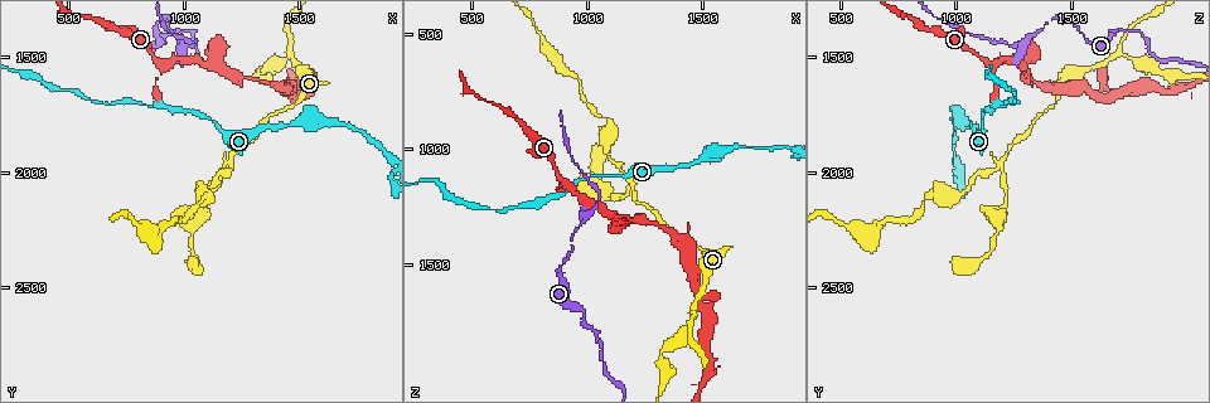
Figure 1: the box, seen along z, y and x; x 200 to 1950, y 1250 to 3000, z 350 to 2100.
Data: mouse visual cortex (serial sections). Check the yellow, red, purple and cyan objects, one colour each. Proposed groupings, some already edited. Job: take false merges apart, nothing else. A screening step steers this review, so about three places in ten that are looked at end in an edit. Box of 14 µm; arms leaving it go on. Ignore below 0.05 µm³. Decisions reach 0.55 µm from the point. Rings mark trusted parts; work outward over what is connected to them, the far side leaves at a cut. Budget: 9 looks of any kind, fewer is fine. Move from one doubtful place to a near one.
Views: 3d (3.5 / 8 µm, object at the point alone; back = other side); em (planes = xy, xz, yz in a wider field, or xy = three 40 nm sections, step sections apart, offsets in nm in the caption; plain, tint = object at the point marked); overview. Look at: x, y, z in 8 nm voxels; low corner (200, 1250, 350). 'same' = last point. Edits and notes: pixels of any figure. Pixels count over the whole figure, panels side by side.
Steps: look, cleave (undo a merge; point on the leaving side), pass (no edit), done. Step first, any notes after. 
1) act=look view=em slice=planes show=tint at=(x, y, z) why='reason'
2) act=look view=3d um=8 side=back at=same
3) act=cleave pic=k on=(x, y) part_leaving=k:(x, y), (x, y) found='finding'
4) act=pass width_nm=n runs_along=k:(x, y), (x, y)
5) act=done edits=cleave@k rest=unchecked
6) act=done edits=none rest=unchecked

act=look view=3d um=3.5 at=(970, 1380, 1680) why='sharp bend'

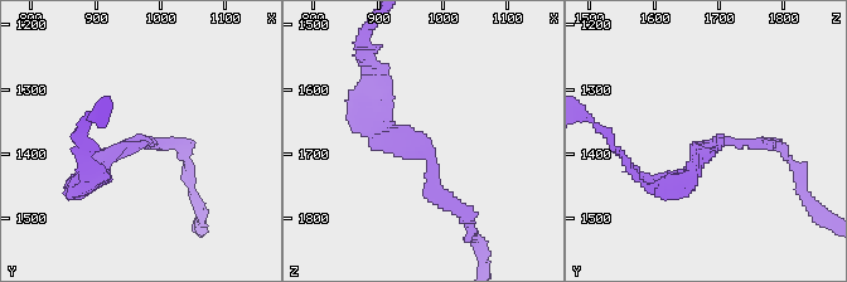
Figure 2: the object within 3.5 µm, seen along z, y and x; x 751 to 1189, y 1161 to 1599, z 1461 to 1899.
act=look view=em slice=xy step=2 show=tint at=(965, 1380, 1685) arm_widths_nm=200,200

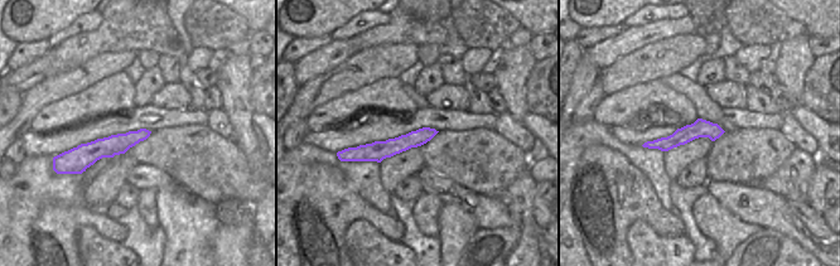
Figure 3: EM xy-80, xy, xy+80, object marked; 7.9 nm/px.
act=pass runs_along=2:(672, 186), (716, 140), (782, 147) found='all the same cell'

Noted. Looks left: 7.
act=look view=em slice=xy step=2 show=tint at=(1550, 1770, 1020) why='a fork'

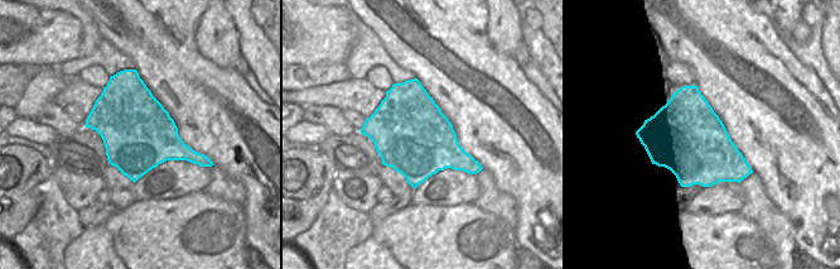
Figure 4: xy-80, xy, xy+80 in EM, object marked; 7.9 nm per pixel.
act=look view=3d um=3.5 at=same

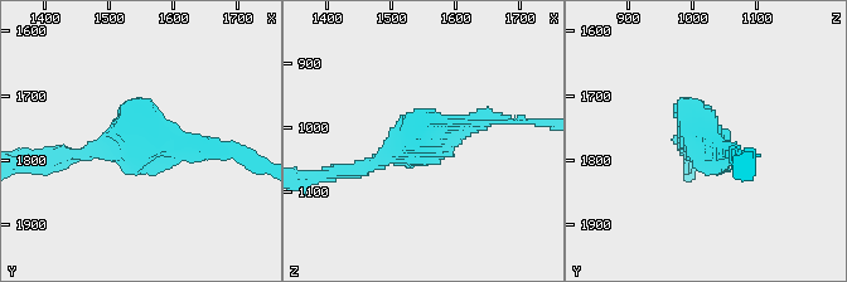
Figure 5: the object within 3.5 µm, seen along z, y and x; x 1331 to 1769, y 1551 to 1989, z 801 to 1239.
act=pass runs_along=5:(339, 171), (490, 116) found='all the same cell'

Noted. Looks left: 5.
act=look view=3d um=8 at=(1210, 1960, 1200) why='a fork'

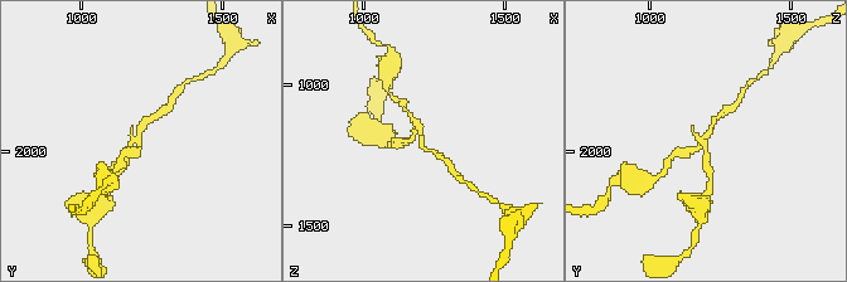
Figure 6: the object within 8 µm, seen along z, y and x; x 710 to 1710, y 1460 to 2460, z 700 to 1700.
act=look view=em slice=xy step=5 show=tint at=(1200, 1970, 1180)

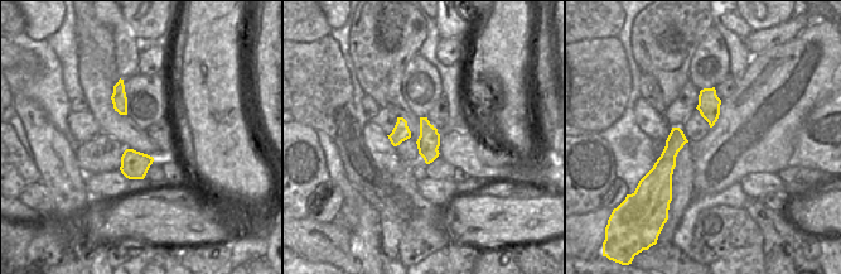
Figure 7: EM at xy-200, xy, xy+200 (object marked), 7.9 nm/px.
act=pass runs_along=6:(719, 116), (696, 149), (673, 154) found='all the same cell'

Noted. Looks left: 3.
act=look view=3d um=3.5 at=(1070, 2110, 950) why='sudden change in width'

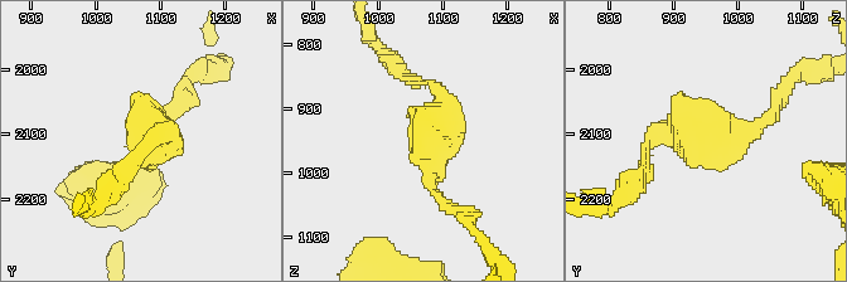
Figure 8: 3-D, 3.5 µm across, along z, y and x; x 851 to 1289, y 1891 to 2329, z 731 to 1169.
act=look view=em slice=planes show=tint at=(1080, 2105, 950)

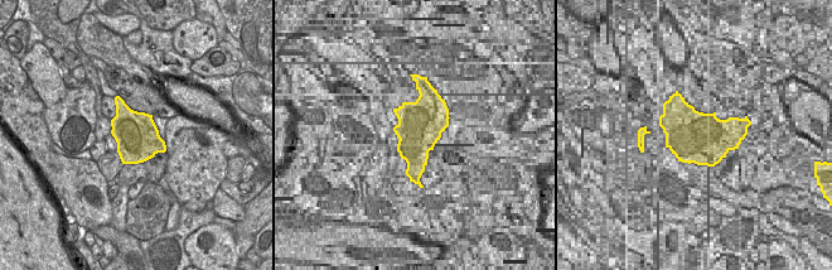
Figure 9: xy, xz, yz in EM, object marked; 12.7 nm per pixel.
act=pass runs_along=8:(761, 118), (739, 137), (662, 134), (643, 169) found='all the same cell'

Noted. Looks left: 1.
act=done edits=none rest=unchecked

